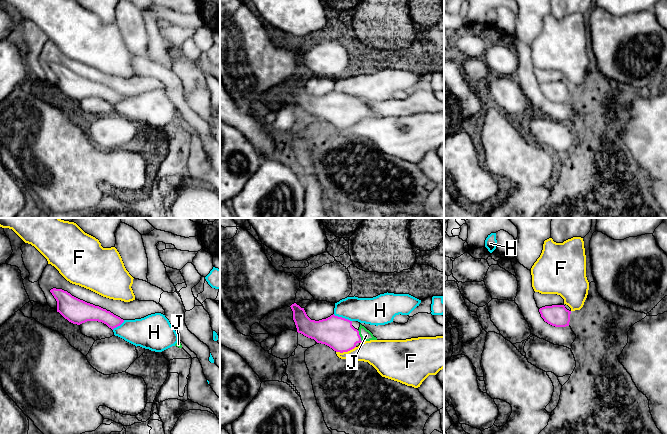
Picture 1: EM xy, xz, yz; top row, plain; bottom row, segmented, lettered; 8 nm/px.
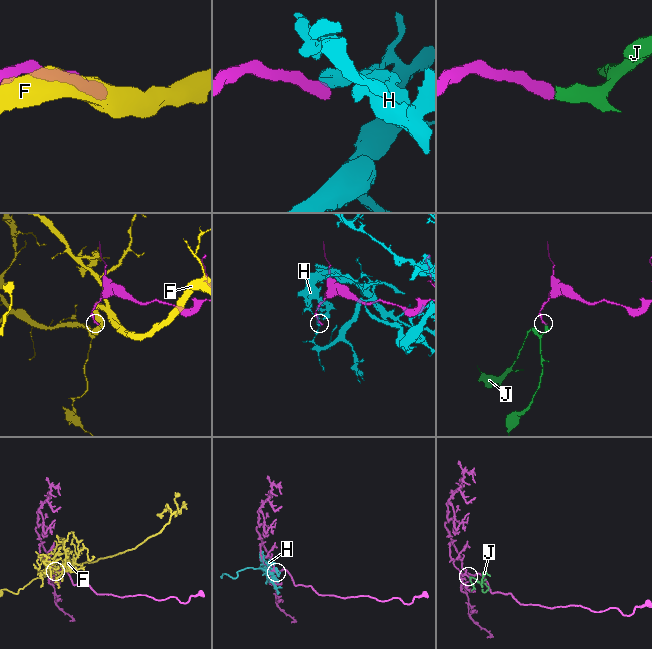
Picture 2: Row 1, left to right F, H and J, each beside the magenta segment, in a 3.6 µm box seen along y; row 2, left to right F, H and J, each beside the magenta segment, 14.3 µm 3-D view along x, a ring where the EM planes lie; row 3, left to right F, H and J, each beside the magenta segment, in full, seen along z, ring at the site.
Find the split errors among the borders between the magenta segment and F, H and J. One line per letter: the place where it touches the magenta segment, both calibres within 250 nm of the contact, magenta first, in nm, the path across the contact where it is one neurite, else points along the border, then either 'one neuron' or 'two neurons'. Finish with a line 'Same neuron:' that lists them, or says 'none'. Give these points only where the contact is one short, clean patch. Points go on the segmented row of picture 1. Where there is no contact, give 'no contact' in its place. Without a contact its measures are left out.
F: xz (345, 351) | 260/200 nm | two neurons
H: xz (341, 317) | 260/220 nm | along xz (333, 314), (351, 321) | two neurons
J: xz (359, 336) | 260/90 nm | across xz (336, 332), (341, 336), (359, 336), (366, 335) | one neuron
Same neuron: J

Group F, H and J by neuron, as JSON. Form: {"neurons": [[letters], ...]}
{"neurons": [["F"], ["H"], ["J"]]}

